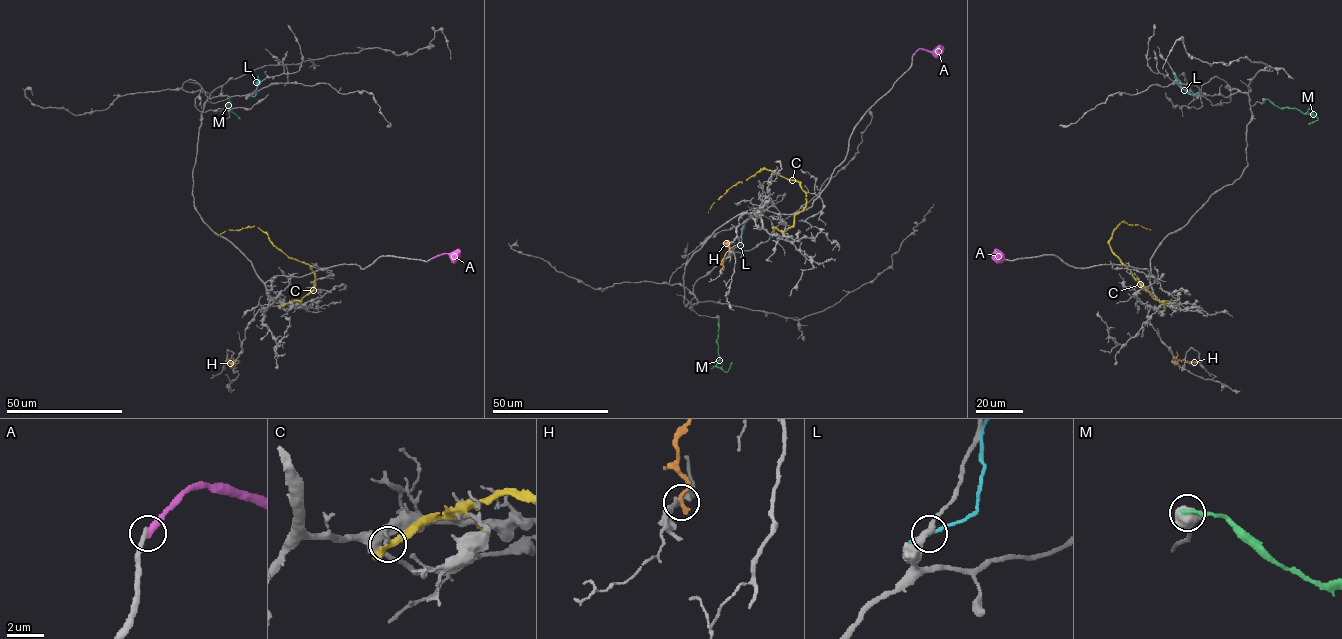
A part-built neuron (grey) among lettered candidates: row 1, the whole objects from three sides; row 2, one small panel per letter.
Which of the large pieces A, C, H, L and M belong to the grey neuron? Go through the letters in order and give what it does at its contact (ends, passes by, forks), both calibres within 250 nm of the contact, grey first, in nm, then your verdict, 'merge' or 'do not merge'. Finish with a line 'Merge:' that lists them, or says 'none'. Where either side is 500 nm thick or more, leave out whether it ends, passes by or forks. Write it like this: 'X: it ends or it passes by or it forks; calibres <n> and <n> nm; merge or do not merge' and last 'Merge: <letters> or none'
A: it ends; calibres 320 and 380 nm; merge
C: calibres 150 and 550 nm; do not merge
H: it ends; calibres 200 and 300 nm; do not merge
L: it ends; calibres 320 and 240 nm; do not merge
M: calibres 750 and 280 nm; do not merge
Merge: A

